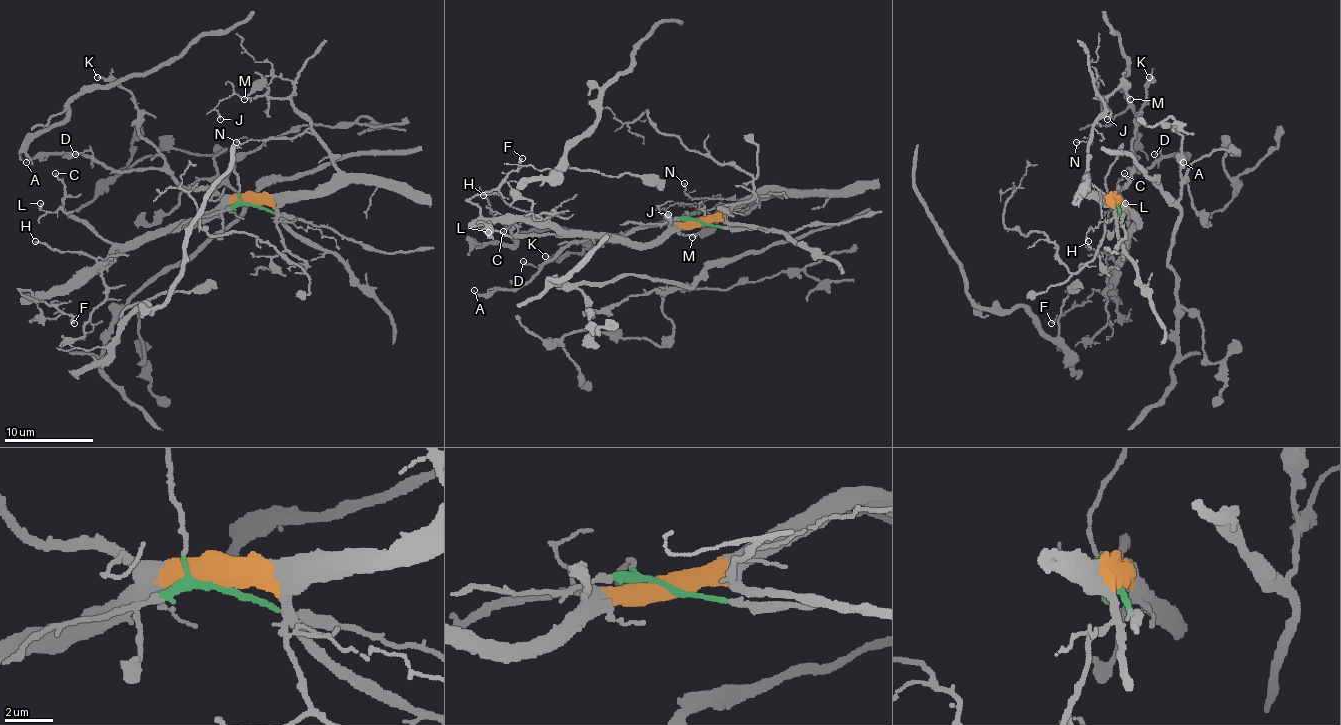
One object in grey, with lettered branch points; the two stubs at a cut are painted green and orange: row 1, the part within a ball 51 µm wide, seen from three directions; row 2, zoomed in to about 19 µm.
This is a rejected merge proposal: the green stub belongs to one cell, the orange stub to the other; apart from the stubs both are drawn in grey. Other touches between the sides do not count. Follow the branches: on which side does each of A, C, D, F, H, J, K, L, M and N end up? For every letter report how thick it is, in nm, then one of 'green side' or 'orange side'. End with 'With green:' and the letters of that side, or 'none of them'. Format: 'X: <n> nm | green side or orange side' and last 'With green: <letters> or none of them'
A: 170 nm | orange side
C: 140 nm | orange side
D: 130 nm | orange side
F: 150 nm | orange side
H: 150 nm | orange side
J: 150 nm | orange side
K: 120 nm | orange side
L: 120 nm | orange side
M: 260 nm | orange side
N: 110 nm | orange side
With green: none of them

